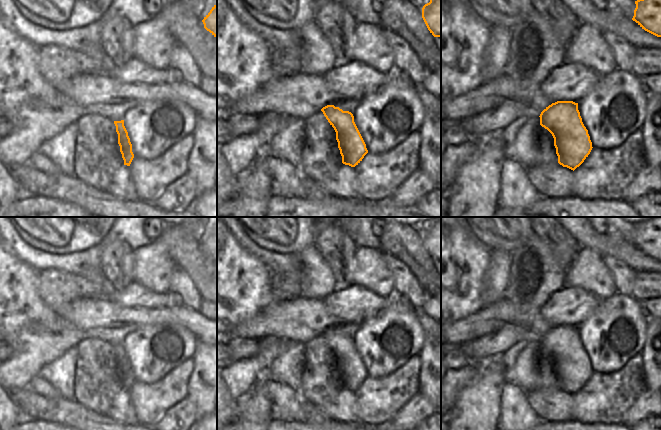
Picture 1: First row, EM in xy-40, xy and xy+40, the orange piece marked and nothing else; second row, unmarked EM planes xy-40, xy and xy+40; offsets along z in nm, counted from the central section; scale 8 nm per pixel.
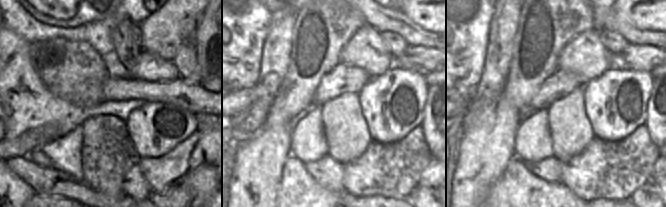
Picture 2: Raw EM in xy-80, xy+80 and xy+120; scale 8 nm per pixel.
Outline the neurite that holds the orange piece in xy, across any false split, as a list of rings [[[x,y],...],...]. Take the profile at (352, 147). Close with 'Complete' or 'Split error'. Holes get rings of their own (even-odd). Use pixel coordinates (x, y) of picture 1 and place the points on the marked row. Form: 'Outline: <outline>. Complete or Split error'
Outline: [[[327,105],[321,111],[336,132],[342,163],[355,167],[362,161],[368,150],[354,122],[353,114],[334,105]]]. Complete.

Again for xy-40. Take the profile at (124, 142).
Outline: [[[124,120],[114,121],[116,126],[116,132],[118,134],[118,144],[120,146],[120,152],[124,160],[124,165],[130,166],[134,154],[132,152],[132,144],[128,136],[128,132],[124,126]]]. Complete.

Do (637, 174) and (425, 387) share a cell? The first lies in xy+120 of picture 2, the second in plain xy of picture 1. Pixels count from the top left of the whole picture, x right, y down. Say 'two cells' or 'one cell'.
two cells

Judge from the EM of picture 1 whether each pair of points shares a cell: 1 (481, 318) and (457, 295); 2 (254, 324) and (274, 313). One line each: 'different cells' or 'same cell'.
1: different cells
2: same cell

